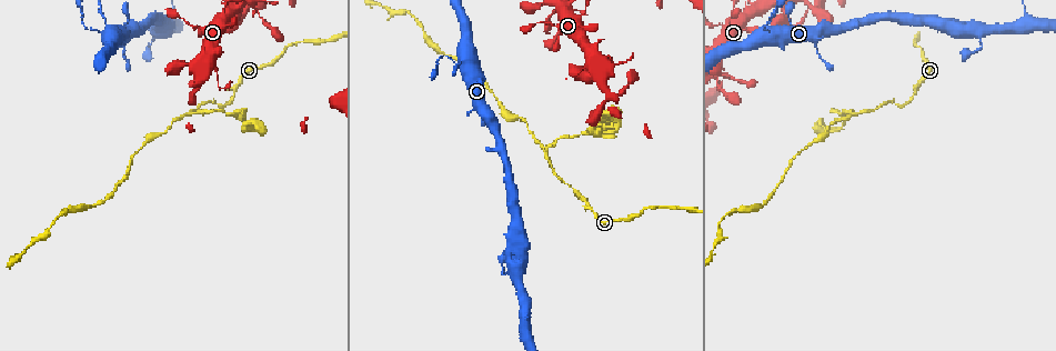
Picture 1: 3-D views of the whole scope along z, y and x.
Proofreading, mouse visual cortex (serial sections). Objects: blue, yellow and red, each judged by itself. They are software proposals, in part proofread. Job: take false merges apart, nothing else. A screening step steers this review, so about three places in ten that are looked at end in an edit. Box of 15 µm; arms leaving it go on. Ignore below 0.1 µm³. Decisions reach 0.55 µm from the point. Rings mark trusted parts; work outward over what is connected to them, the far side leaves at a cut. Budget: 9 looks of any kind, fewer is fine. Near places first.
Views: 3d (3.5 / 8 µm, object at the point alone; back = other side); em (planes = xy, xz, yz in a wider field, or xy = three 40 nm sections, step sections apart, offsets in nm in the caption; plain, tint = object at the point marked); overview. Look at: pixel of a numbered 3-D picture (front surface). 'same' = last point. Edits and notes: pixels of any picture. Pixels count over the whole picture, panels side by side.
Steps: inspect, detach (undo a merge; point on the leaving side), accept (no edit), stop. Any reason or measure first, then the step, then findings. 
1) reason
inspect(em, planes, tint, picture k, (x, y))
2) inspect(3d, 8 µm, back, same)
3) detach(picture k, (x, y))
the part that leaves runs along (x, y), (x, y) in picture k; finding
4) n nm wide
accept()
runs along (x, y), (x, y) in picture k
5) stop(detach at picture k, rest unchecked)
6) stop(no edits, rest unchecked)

side arm on a straight run
inspect(3d, 3.5 µm, picture 1, (544, 150))

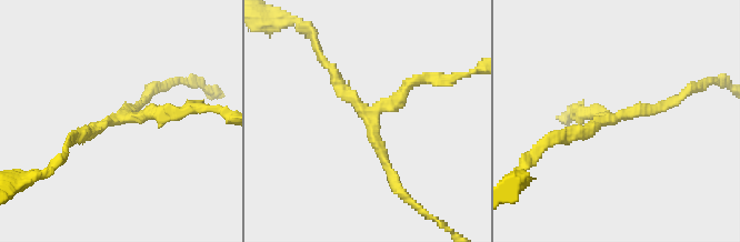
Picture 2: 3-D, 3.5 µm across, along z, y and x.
accept()
one cell here

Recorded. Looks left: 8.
four-way junction
inspect(3d, 3.5 µm, picture 1, (772, 34))

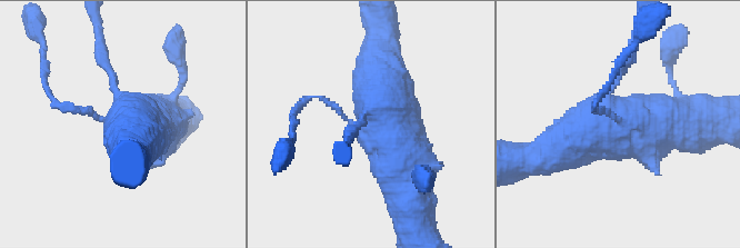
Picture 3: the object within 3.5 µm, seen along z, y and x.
inspect(em, xy, step 1, tint, picture 3, (375, 126))

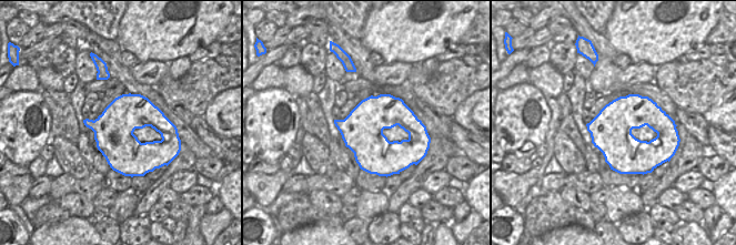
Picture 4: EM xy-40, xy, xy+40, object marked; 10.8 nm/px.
inspect(em, xy, step 3, tint, same)

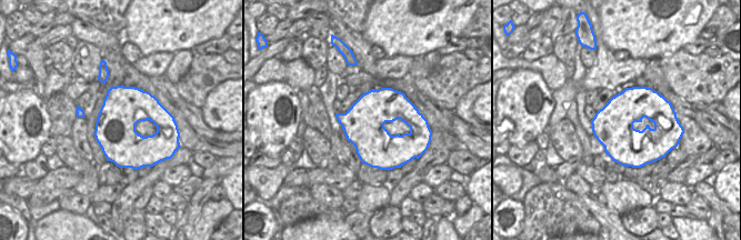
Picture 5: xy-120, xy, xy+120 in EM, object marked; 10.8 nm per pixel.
460 nm wide
accept()
runs along (410, 205), (380, 142), (377, 62) in picture 3; continuous, no second cell

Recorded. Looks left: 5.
sudden change in width
inspect(3d, 3.5 µm, picture 1, (732, 212))

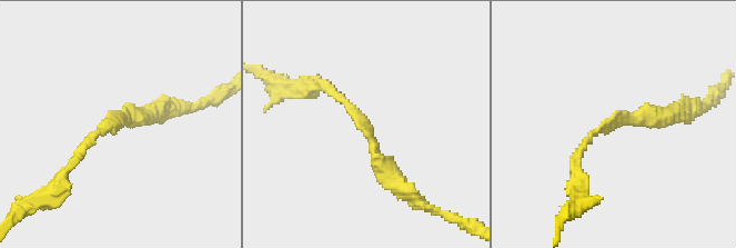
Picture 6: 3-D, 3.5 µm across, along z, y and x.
arms of 150, 300 nm
accept()
runs along (401, 188), (356, 111), (322, 83) in picture 6; one cell here

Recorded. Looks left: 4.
thick turns thin
inspect(3d, 3.5 µm, back, picture 1, (578, 26))

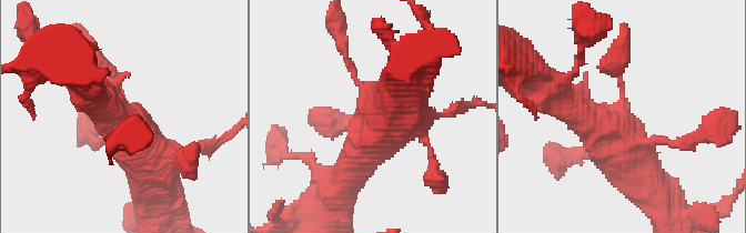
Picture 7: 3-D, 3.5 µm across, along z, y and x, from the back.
arms of 300, 700 nm; shape alone is not enough
inspect(em, xy, step 1, tint, picture 7, (621, 99))

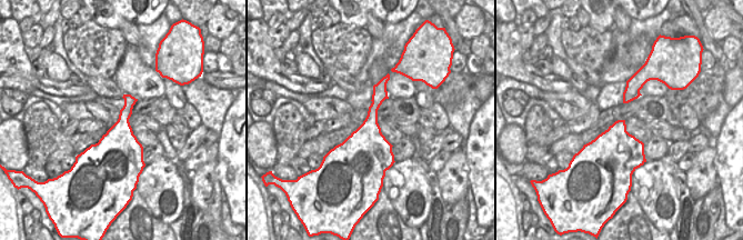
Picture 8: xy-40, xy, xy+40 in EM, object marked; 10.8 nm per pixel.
accept()
runs along (152, 159), (108, 67), (70, 57) in picture 7; one cell here

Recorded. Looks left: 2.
stop(no edits, rest unchecked)

